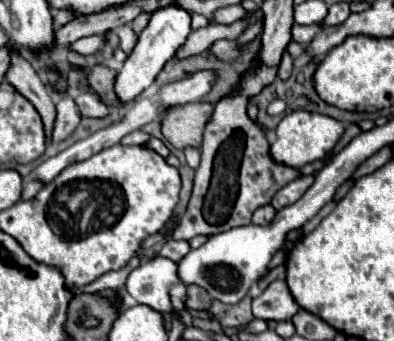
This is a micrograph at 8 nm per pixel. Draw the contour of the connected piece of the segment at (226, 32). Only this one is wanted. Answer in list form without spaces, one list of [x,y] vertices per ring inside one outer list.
[[[236,21],[232,25],[210,25],[198,31],[192,31],[186,39],[186,43],[176,51],[176,59],[186,59],[192,55],[200,55],[202,51],[206,51],[214,41],[218,39],[236,39],[242,35],[242,31],[246,29],[244,21]]]

